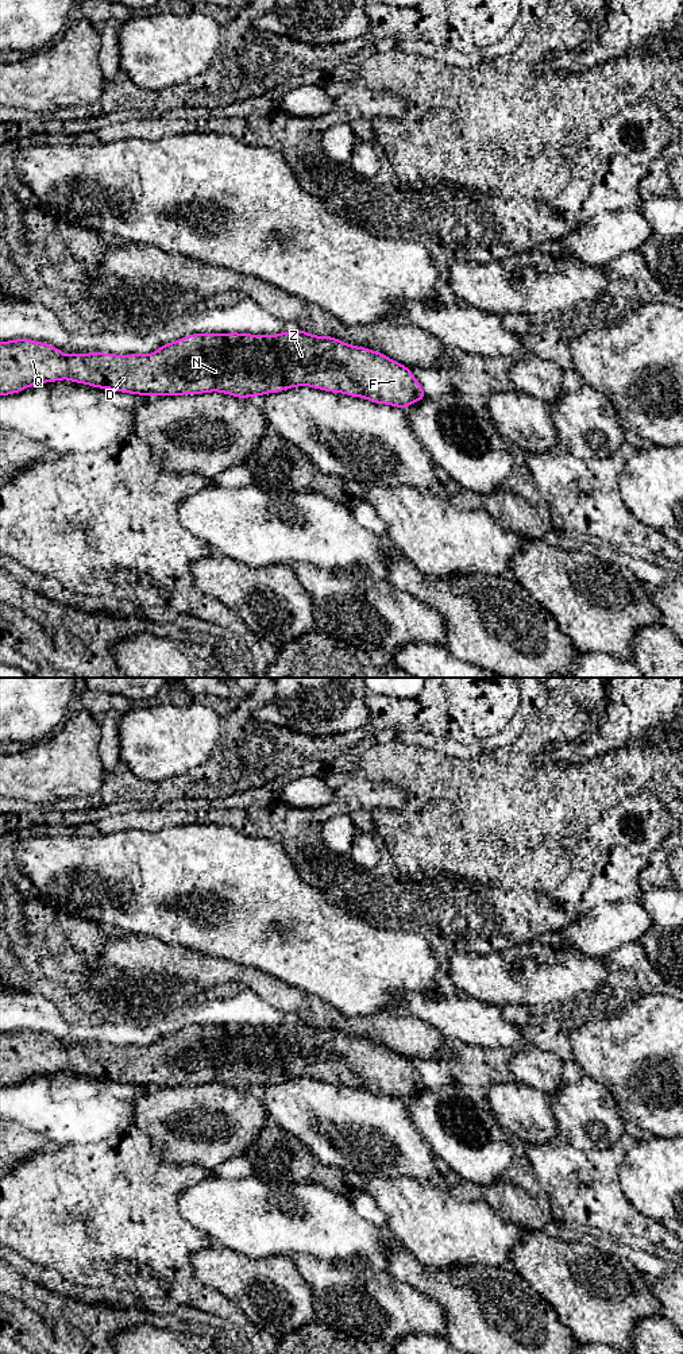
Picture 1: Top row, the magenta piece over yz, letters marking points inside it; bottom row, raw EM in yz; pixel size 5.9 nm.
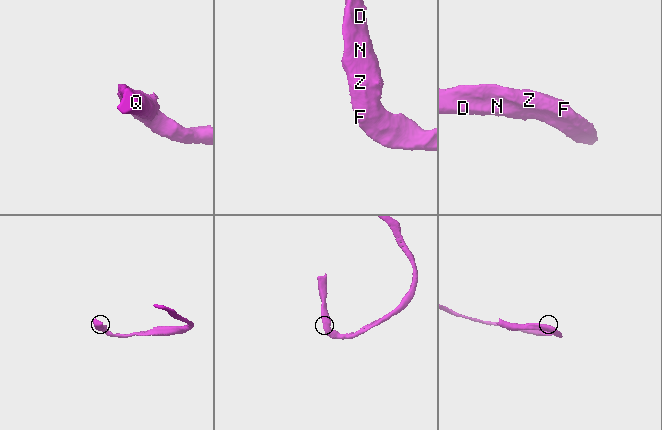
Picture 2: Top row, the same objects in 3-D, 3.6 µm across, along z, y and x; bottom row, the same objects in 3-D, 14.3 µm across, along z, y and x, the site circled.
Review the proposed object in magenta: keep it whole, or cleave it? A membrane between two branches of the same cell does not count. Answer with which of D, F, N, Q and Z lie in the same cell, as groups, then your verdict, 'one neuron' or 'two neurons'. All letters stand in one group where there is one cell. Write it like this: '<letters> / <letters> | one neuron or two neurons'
D F N Q Z | one neuron

